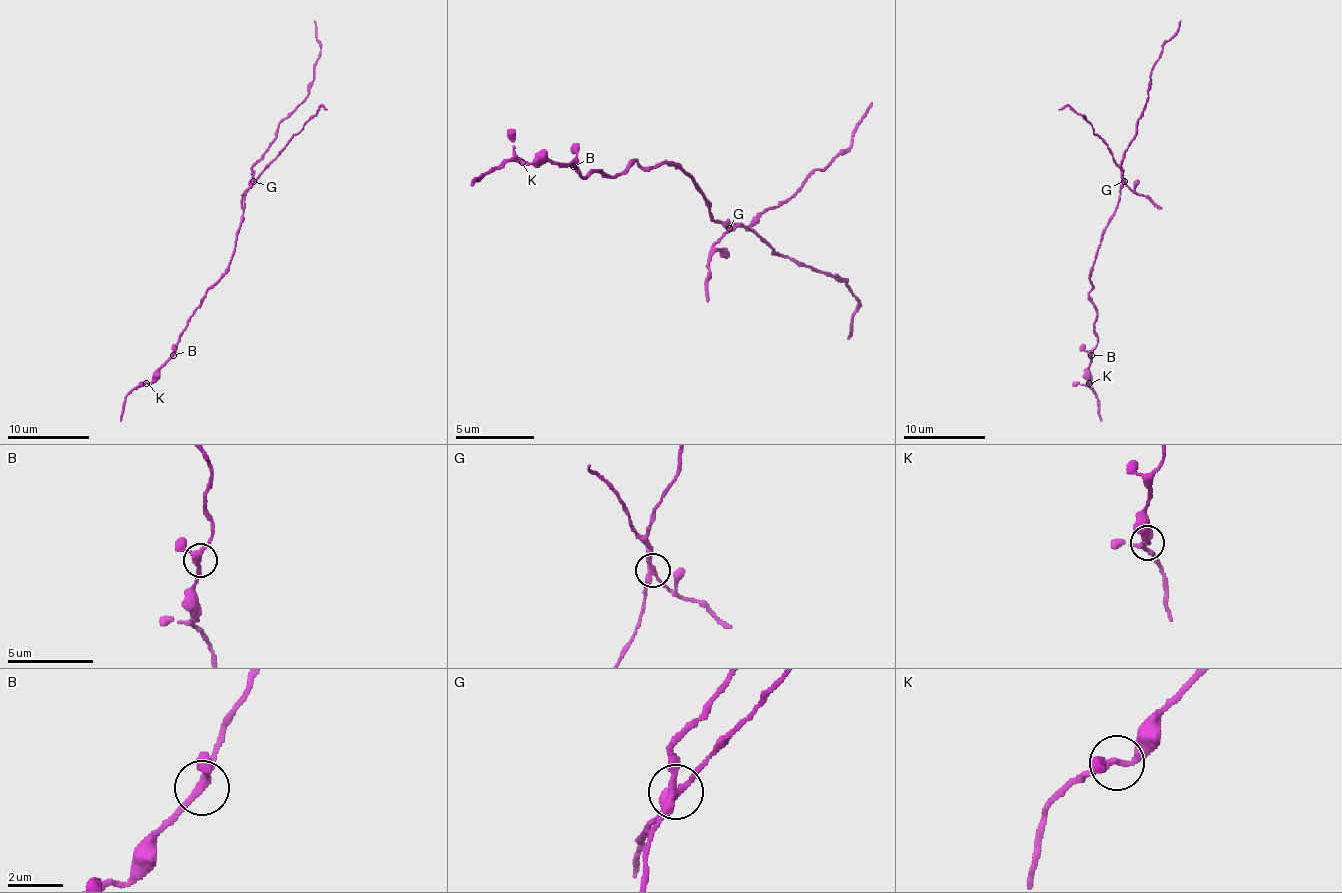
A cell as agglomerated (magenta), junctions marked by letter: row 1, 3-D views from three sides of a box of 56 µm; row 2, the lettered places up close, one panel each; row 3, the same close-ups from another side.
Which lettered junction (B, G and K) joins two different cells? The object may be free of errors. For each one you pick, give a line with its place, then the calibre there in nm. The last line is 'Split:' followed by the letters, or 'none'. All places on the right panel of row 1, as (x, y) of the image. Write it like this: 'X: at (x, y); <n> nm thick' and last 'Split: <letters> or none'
G: at (1124, 181); 240 nm thick
Split: G

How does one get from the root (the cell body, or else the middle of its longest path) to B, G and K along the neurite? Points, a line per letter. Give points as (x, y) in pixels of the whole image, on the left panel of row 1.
B: (240, 224), (226, 271), (208, 289), (173, 355)
G: (240, 224), (244, 196), (253, 181)
K: (240, 224), (226, 271), (208, 289), (173, 355), (146, 383)

